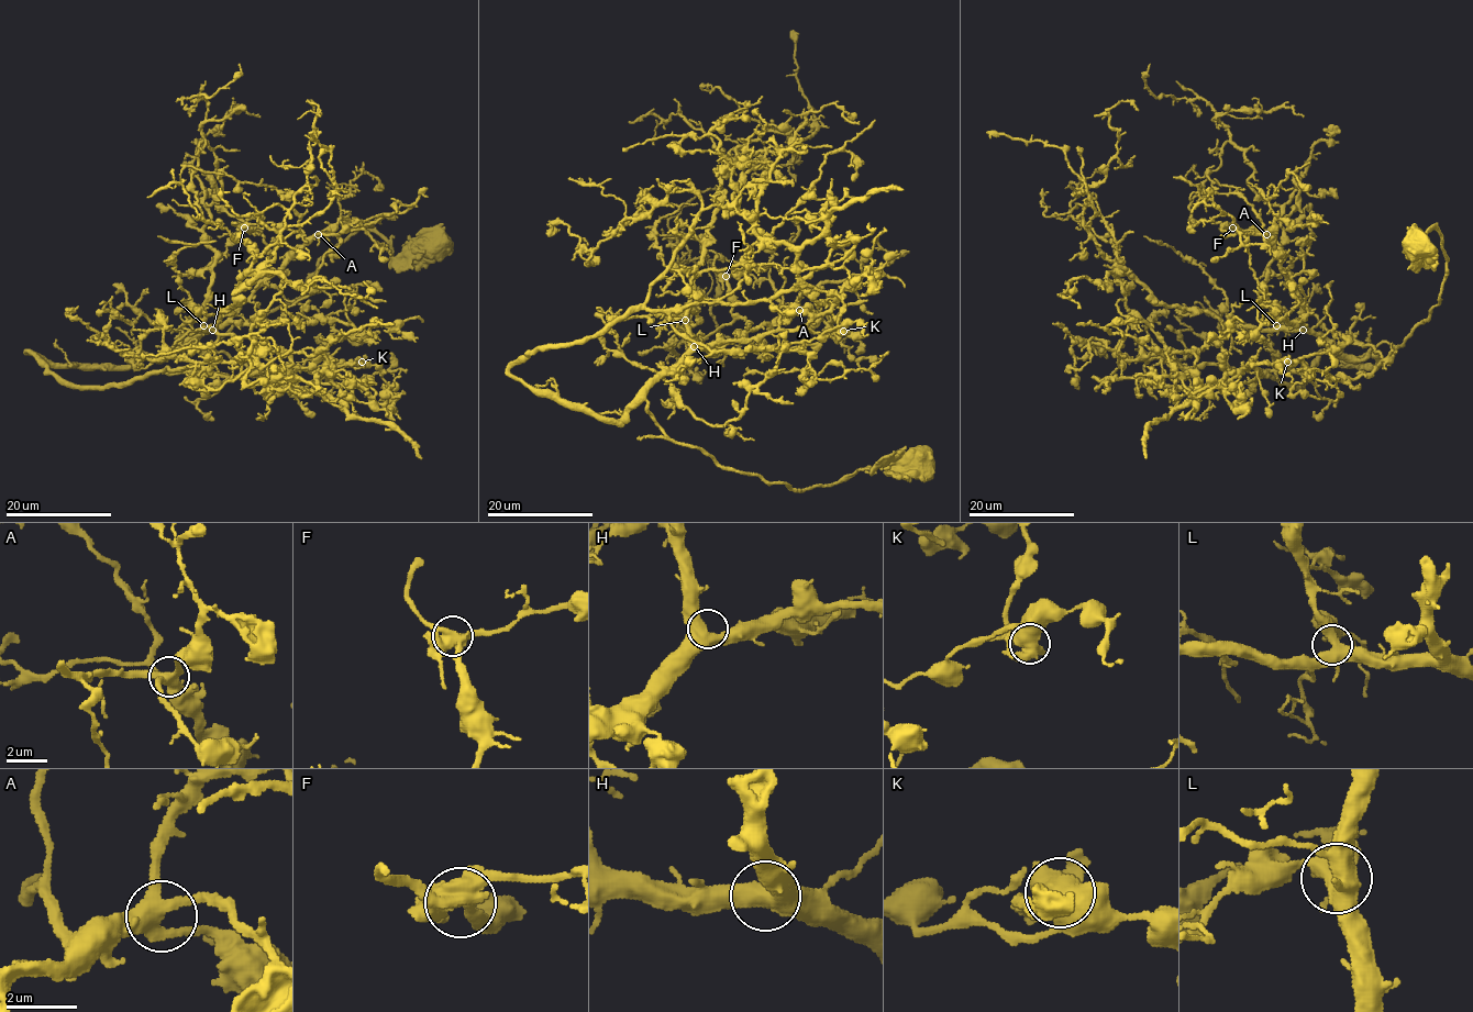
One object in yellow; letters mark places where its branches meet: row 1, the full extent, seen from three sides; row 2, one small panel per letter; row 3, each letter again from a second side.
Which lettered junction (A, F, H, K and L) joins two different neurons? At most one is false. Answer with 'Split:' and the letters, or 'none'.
Split: F

